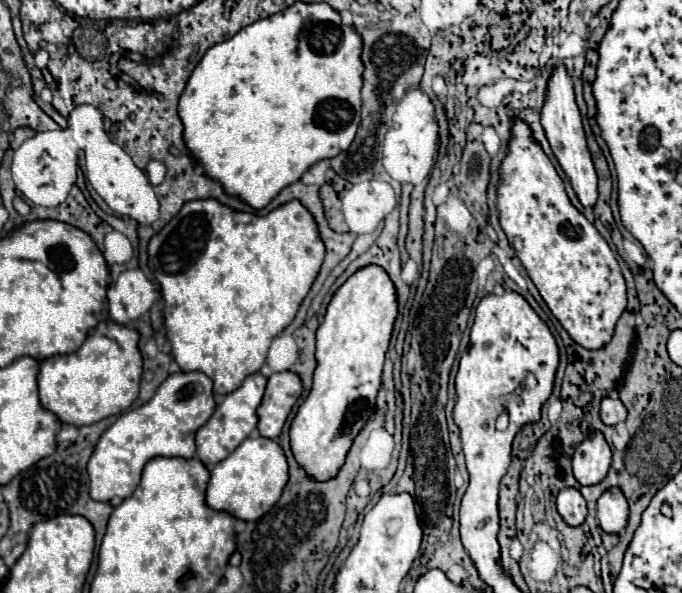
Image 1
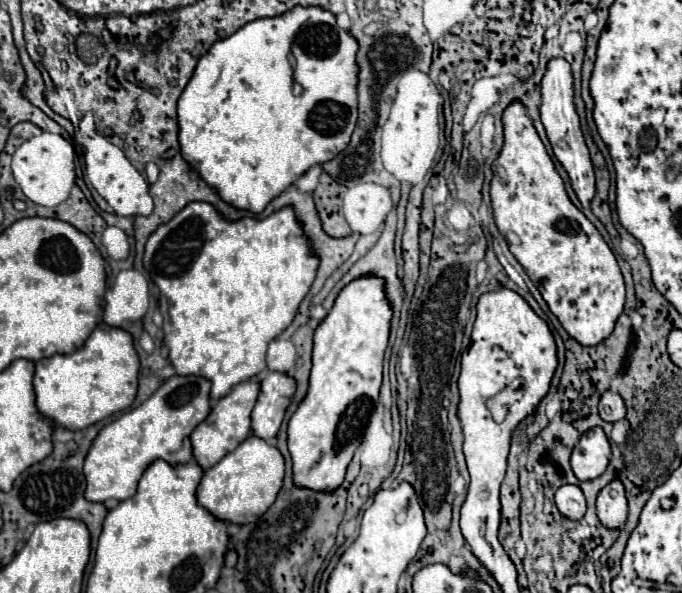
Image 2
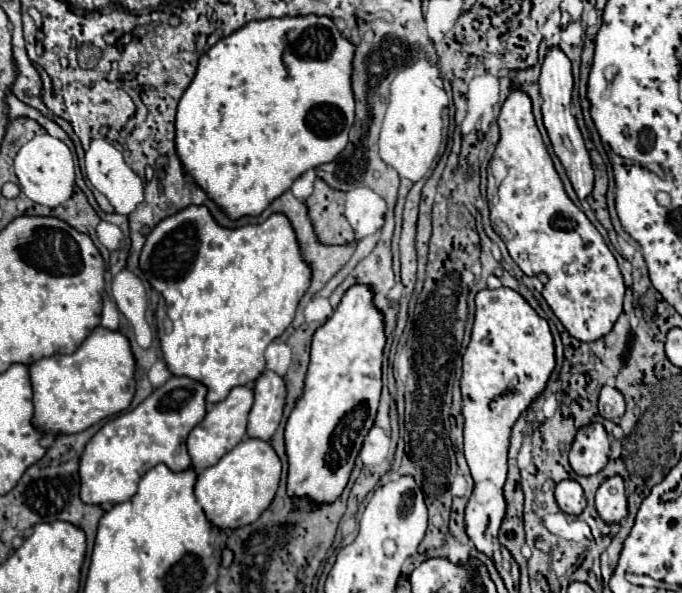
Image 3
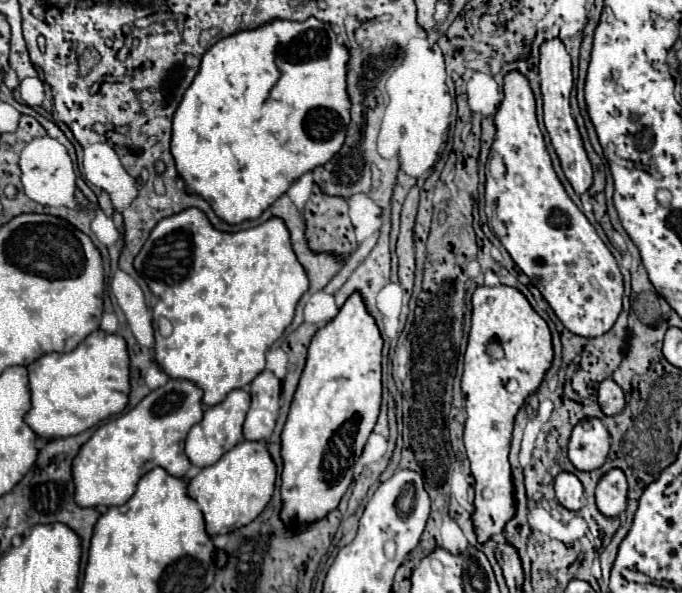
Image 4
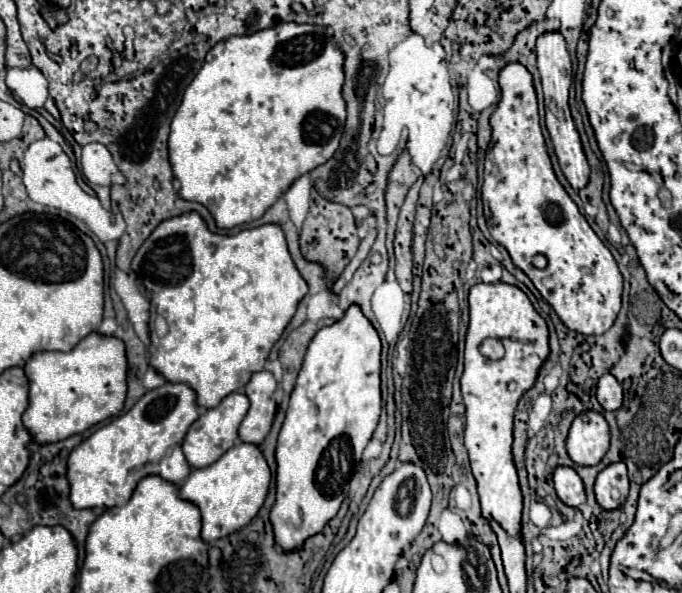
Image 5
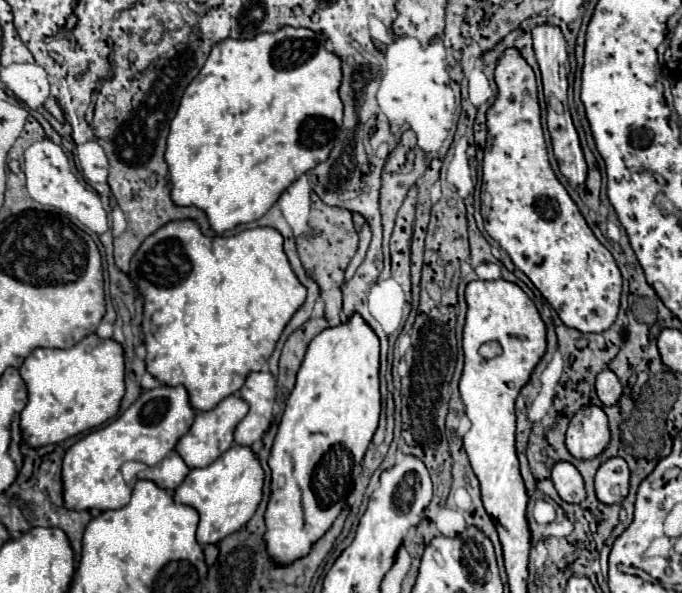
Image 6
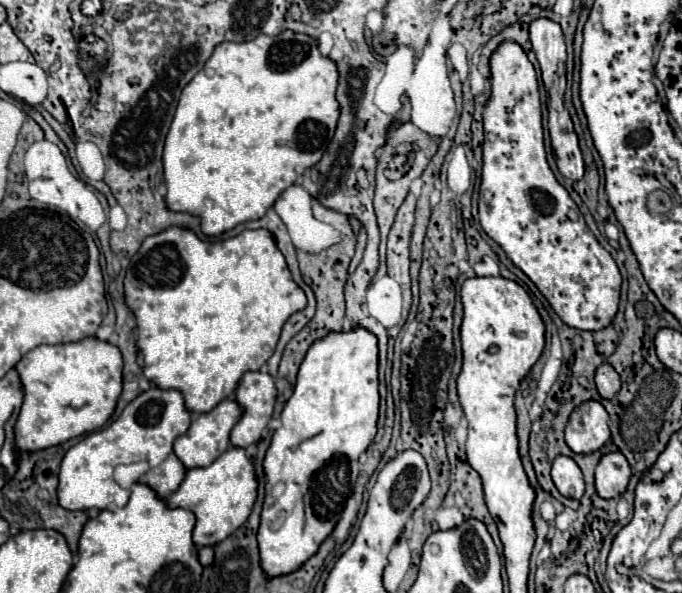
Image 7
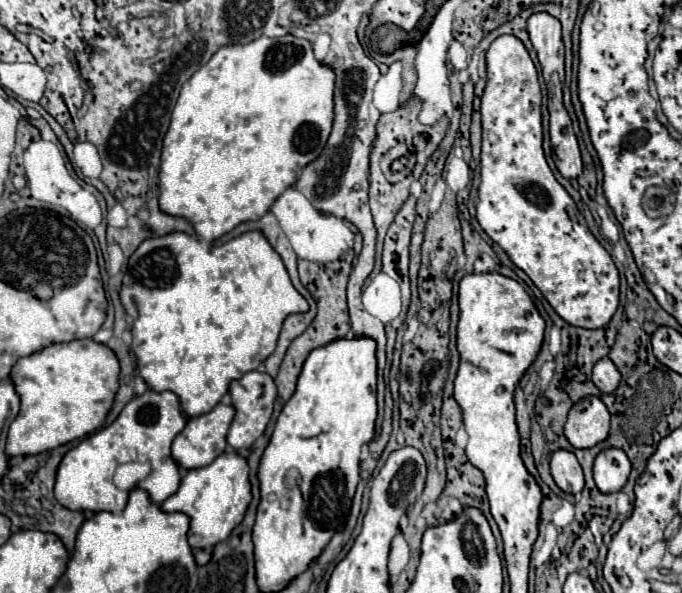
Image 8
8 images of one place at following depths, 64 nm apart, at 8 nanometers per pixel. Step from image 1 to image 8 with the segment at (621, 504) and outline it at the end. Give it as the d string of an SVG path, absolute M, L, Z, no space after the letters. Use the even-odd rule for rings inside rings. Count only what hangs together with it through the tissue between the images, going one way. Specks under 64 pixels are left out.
M618 448L602 450L594 462L594 480L602 494L620 492L630 476L630 460Z

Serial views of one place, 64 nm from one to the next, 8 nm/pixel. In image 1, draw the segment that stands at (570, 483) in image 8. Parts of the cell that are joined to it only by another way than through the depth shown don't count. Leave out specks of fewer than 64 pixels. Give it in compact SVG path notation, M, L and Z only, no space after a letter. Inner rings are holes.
M566 488L558 494L556 500L558 514L564 518L568 526L580 526L586 520L586 500L576 488Z

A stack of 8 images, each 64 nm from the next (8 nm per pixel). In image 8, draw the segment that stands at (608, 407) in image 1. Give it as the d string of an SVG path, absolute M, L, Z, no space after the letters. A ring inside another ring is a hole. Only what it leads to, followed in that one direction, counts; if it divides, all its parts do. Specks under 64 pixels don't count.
M602 358L592 372L592 382L604 394L612 394L620 386L620 372L610 358Z

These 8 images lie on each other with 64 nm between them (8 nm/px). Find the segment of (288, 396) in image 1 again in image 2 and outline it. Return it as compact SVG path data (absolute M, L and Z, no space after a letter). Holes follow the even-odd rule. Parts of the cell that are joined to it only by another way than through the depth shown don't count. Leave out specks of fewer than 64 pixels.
M268 372L262 378L262 390L252 410L252 430L256 432L258 438L264 440L276 438L294 392L296 380L290 378L288 374Z

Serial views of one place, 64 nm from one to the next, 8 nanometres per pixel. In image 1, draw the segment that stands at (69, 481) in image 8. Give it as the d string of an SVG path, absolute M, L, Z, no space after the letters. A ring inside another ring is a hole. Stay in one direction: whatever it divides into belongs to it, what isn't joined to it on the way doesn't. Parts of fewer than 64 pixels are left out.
M204 372L170 374L154 398L136 410L128 410L100 436L98 448L90 458L90 496L108 502L114 496L128 498L140 484L144 464L154 456L194 458L196 430L202 428L216 408L212 380Z

